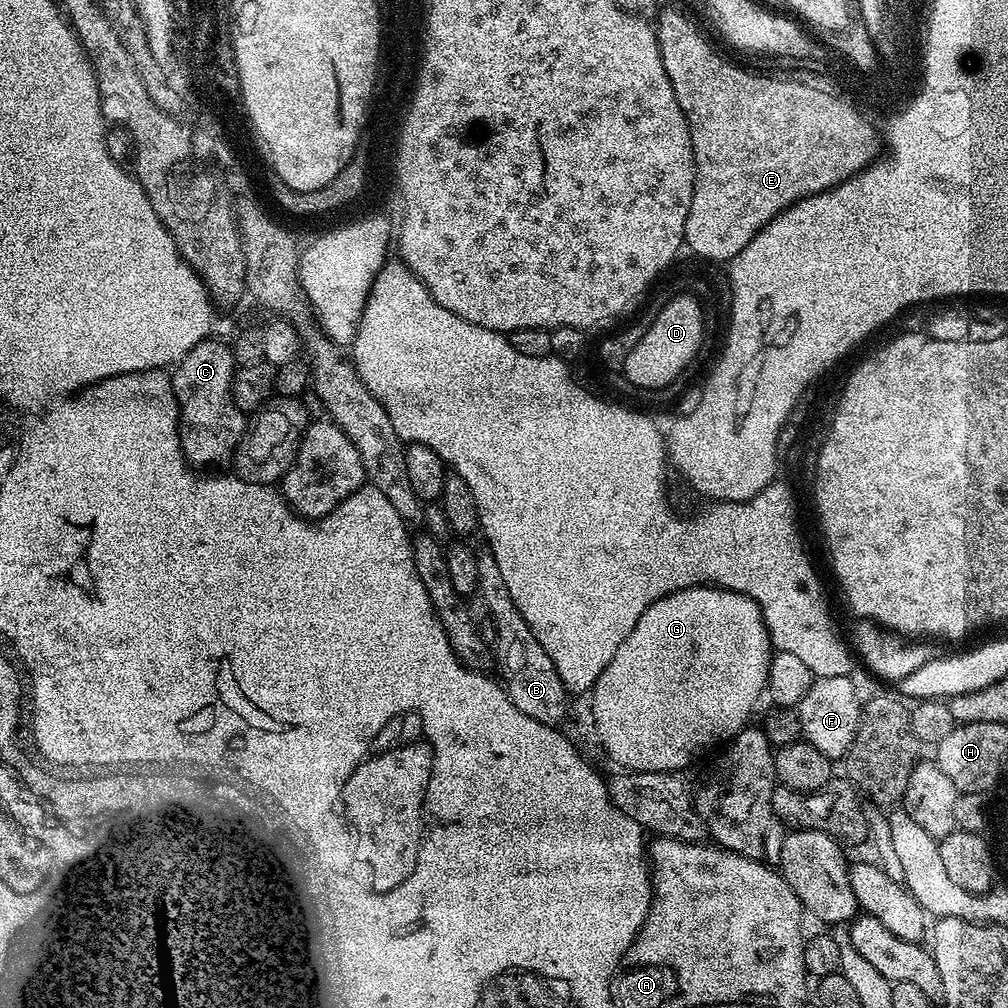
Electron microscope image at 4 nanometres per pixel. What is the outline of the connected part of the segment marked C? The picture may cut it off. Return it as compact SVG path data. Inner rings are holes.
M205 338L198 346L188 351L171 373L172 389L180 407L180 449L196 470L220 470L223 464L233 463L236 447L246 435L246 414L232 397L232 378L238 367L231 347L217 338Z

